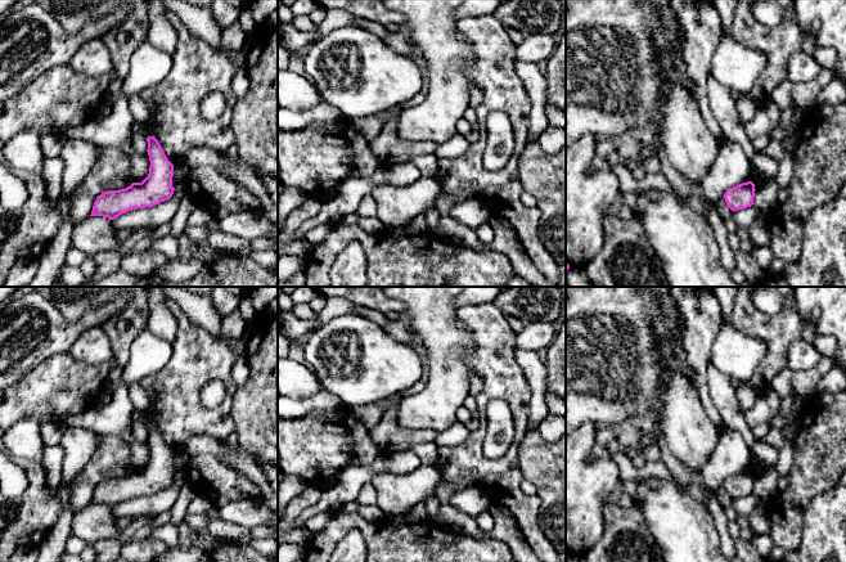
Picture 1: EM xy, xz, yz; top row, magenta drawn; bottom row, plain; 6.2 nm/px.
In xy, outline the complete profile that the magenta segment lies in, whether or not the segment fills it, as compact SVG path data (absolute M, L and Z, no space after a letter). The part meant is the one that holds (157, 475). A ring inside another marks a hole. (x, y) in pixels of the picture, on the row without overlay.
M135 410L132 422L143 419L148 430L150 449L149 462L141 471L132 471L120 478L104 480L96 485L90 504L103 504L114 508L120 503L144 495L153 495L170 487L172 475L174 453L167 448L161 432L148 418L147 412Z

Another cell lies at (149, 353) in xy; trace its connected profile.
M144 329L132 342L130 360L122 369L121 383L112 390L111 401L99 408L89 408L81 413L69 413L62 423L66 427L86 428L100 435L122 439L130 448L132 471L141 471L149 462L148 440L139 441L132 431L132 413L136 410L130 400L132 383L162 369L172 355L172 345Z

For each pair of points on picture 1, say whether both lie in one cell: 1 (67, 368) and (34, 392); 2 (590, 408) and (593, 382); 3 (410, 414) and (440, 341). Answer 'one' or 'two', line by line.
1: one
2: one
3: one

